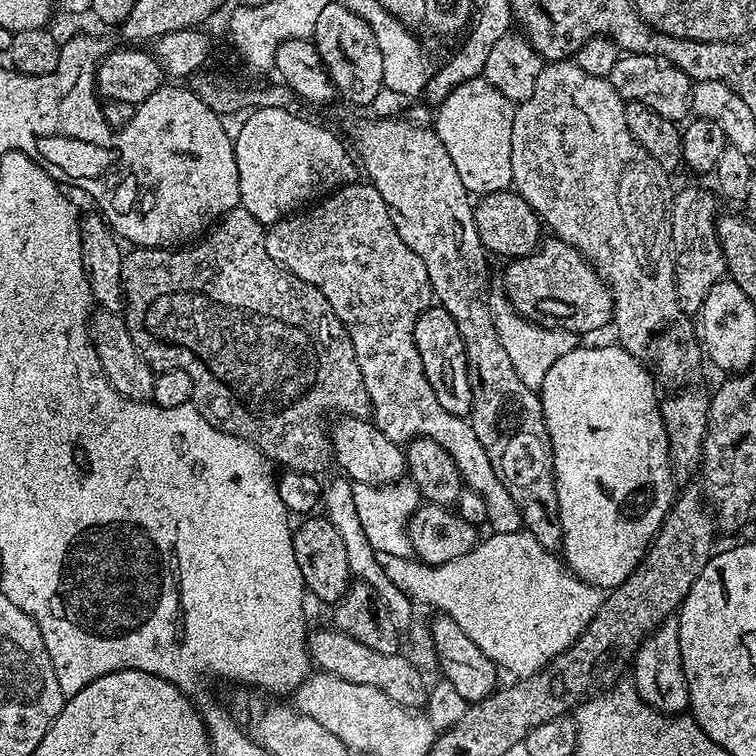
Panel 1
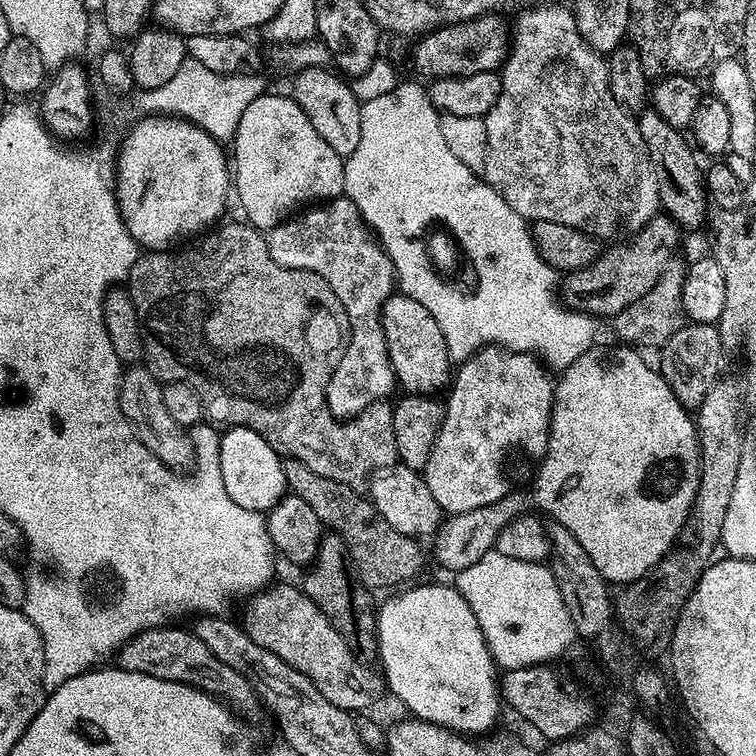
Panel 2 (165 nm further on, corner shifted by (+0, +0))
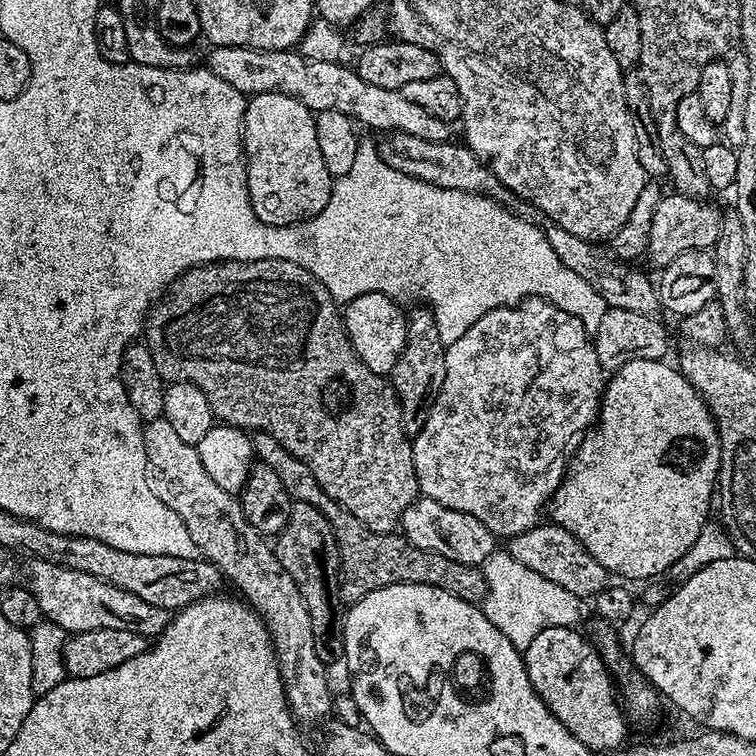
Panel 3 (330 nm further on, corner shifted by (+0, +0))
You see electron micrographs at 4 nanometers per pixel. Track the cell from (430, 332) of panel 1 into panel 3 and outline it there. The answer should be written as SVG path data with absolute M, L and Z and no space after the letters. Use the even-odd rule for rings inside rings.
M381 292L362 294L342 308L344 332L348 336L350 346L356 352L356 357L379 376L387 377L391 373L406 346L408 318L405 309L400 308L403 307L397 301L383 296Z

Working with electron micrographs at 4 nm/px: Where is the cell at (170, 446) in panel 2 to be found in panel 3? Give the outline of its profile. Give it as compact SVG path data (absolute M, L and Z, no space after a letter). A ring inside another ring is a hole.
M163 418L147 421L142 431L148 459L146 482L154 498L182 518L190 538L194 538L197 553L209 560L227 581L233 580L240 587L239 595L264 621L293 717L301 725L327 721L333 715L334 699L334 691L328 685L329 665L316 648L310 610L306 610L294 578L282 570L282 562L278 562L269 541L246 518L239 499L210 478L199 460L197 445L182 442L170 422Z

